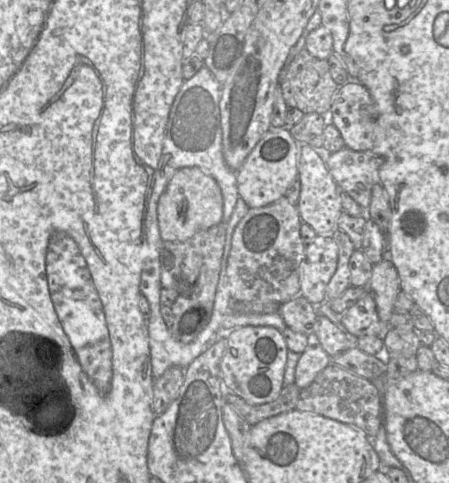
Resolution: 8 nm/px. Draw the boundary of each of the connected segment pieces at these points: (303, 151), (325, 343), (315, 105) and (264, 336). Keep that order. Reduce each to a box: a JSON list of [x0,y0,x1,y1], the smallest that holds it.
[[296,145,343,236],[314,314,357,357],[279,49,339,118],[220,326,289,405]]

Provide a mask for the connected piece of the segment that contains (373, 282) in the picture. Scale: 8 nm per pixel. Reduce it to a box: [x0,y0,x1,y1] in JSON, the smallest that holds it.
[367,260,401,324]

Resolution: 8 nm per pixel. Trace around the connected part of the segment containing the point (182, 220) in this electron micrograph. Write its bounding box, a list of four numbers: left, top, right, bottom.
[157,167,223,242]

